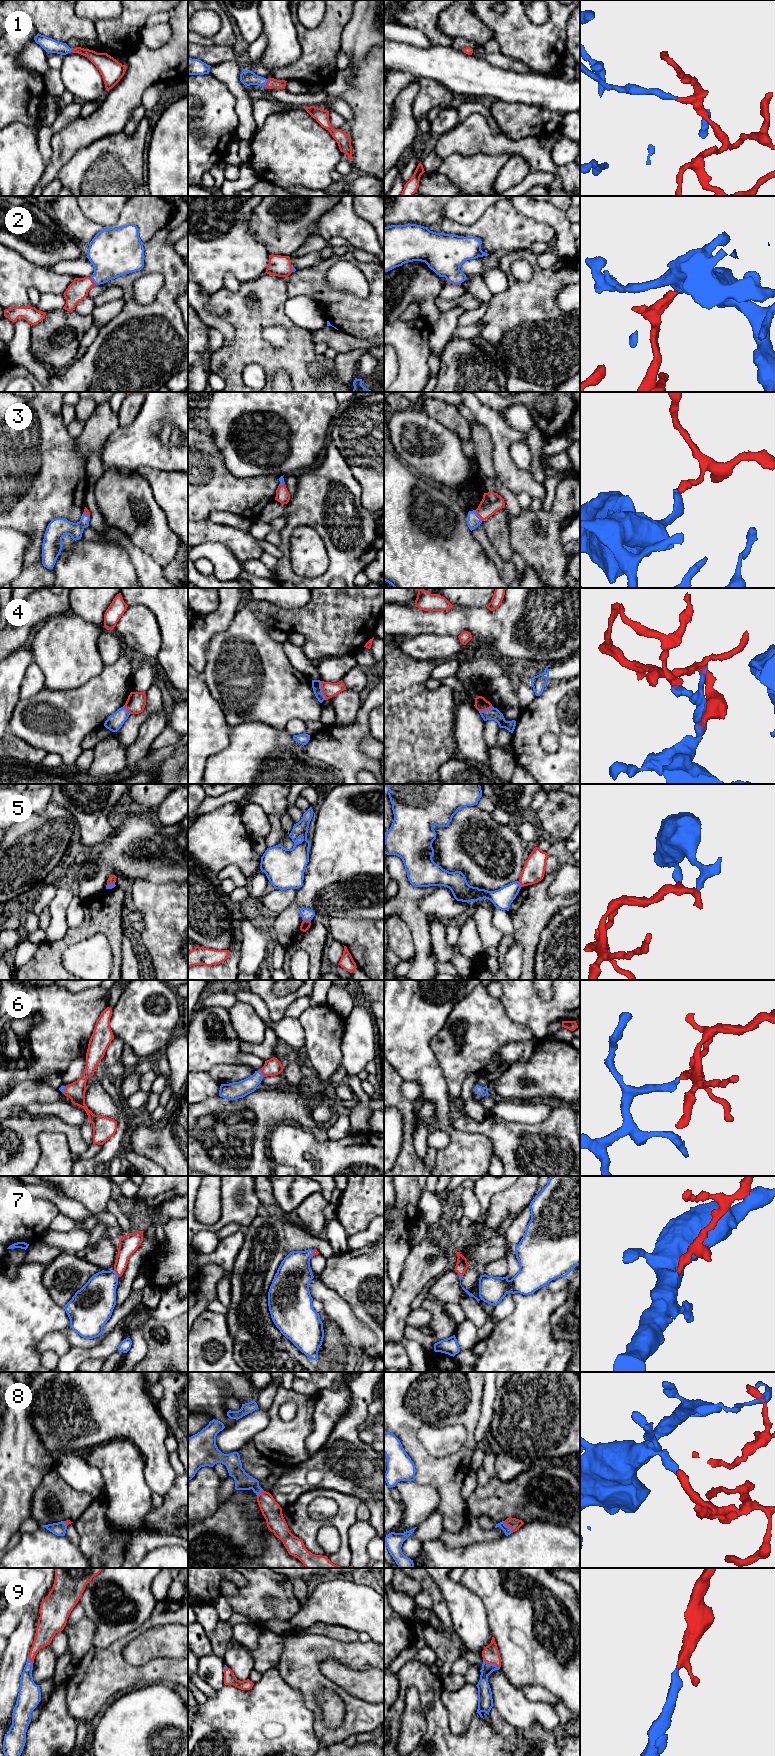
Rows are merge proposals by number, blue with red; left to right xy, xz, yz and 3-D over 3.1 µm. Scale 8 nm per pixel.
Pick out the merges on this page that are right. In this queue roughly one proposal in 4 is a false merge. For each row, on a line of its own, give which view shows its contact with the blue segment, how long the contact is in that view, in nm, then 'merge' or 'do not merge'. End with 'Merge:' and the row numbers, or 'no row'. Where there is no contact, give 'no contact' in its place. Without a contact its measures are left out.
1: contact in xz; length 70 nm; merge
2: contact in xy; length 80 nm; merge
3: contact in yz; length 110 nm; merge
4: contact in xz; length 160 nm; do not merge
5: contact in xz; length 60 nm; do not merge
6: contact in xz; length 70 nm; merge
7: contact in xy; length 70 nm; merge
8: contact in yz; length 120 nm; merge
9: contact in yz; length 150 nm; merge
Merge: 1, 2, 3, 6, 7, 8, 9

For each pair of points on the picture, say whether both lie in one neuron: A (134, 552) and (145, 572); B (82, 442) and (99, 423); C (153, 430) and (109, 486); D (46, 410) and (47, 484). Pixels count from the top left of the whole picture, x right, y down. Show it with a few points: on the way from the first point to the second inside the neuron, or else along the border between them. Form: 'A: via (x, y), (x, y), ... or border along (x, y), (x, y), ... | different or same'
A: via (137, 557), (145, 567) | same
B: via (87, 437), (96, 428) | same
C: border along (106, 468), (129, 472) | different
D: via (46, 428), (46, 466) | same

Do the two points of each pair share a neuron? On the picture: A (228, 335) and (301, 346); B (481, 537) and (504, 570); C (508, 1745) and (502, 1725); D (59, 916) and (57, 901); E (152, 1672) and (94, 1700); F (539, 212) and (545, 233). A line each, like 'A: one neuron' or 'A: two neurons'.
A: two neurons
B: one neuron
C: one neuron
D: one neuron
E: one neuron
F: two neurons

